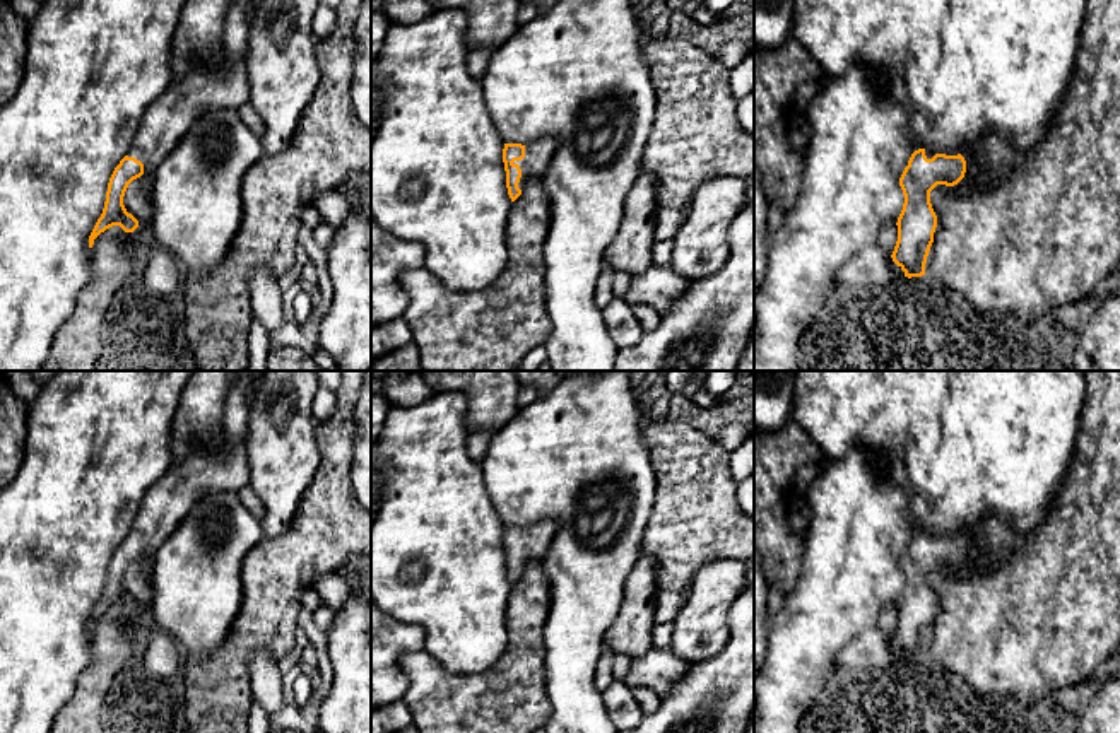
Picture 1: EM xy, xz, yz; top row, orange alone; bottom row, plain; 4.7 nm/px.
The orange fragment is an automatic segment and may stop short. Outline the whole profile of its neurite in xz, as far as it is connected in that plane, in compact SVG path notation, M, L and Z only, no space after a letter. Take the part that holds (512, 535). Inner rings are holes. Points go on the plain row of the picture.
M539 521L527 528L504 526L503 545L506 554L506 571L511 584L515 584L532 560L540 560L547 552L556 533L556 523Z

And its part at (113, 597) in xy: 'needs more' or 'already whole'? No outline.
needs more

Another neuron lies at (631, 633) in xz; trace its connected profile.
M643 555L624 584L619 613L610 625L605 642L616 654L641 658L653 648L657 612L657 560Z

